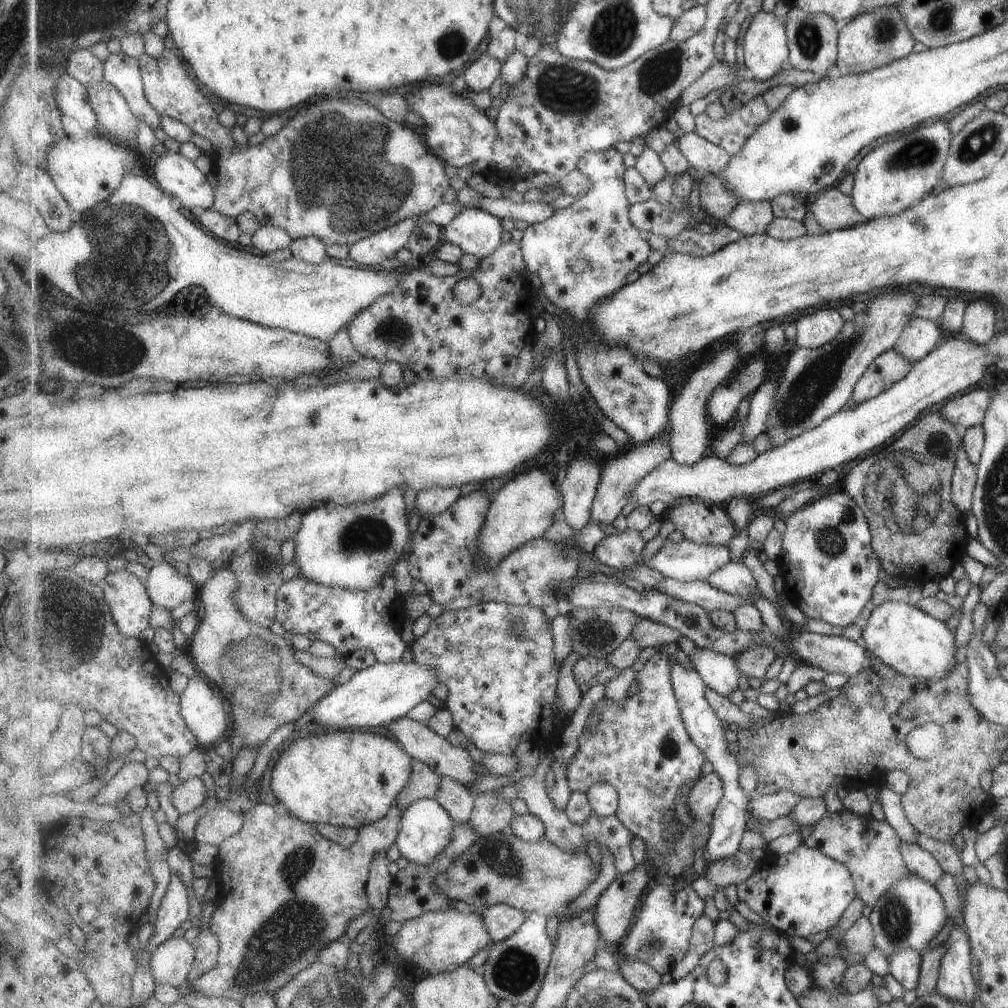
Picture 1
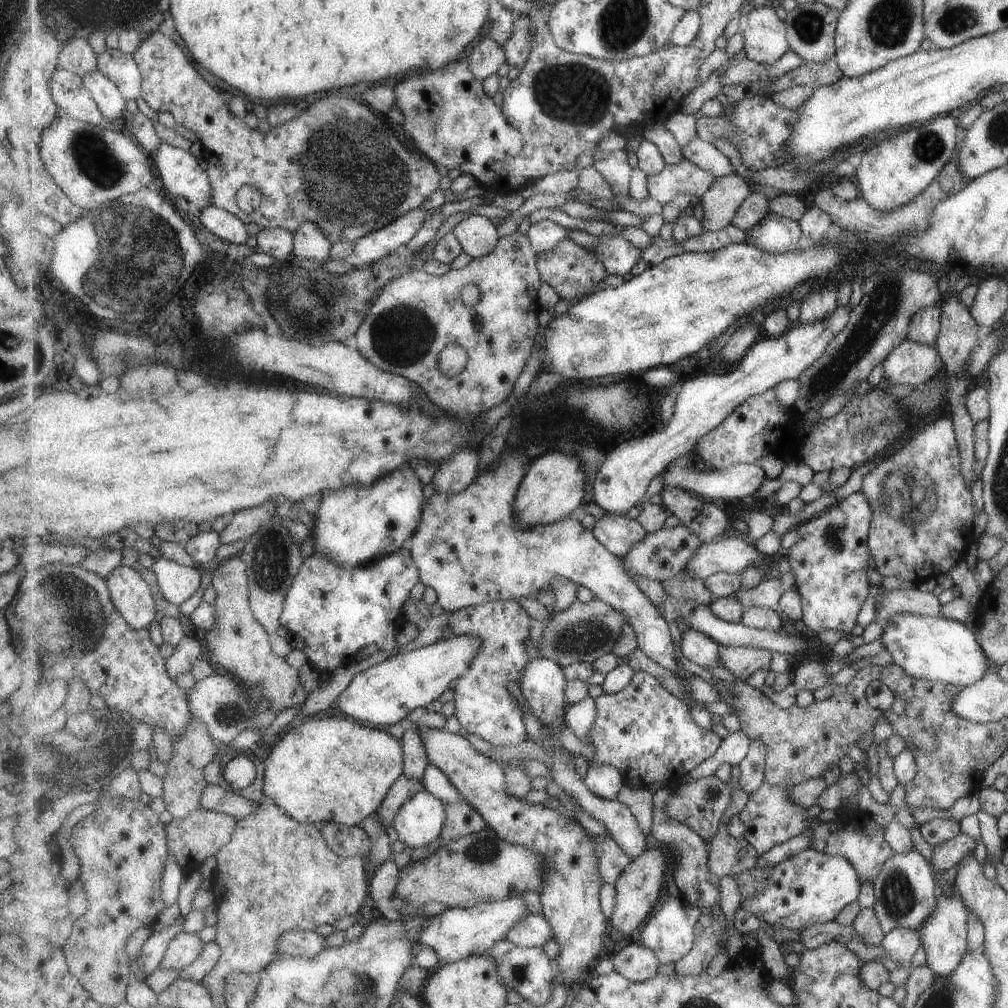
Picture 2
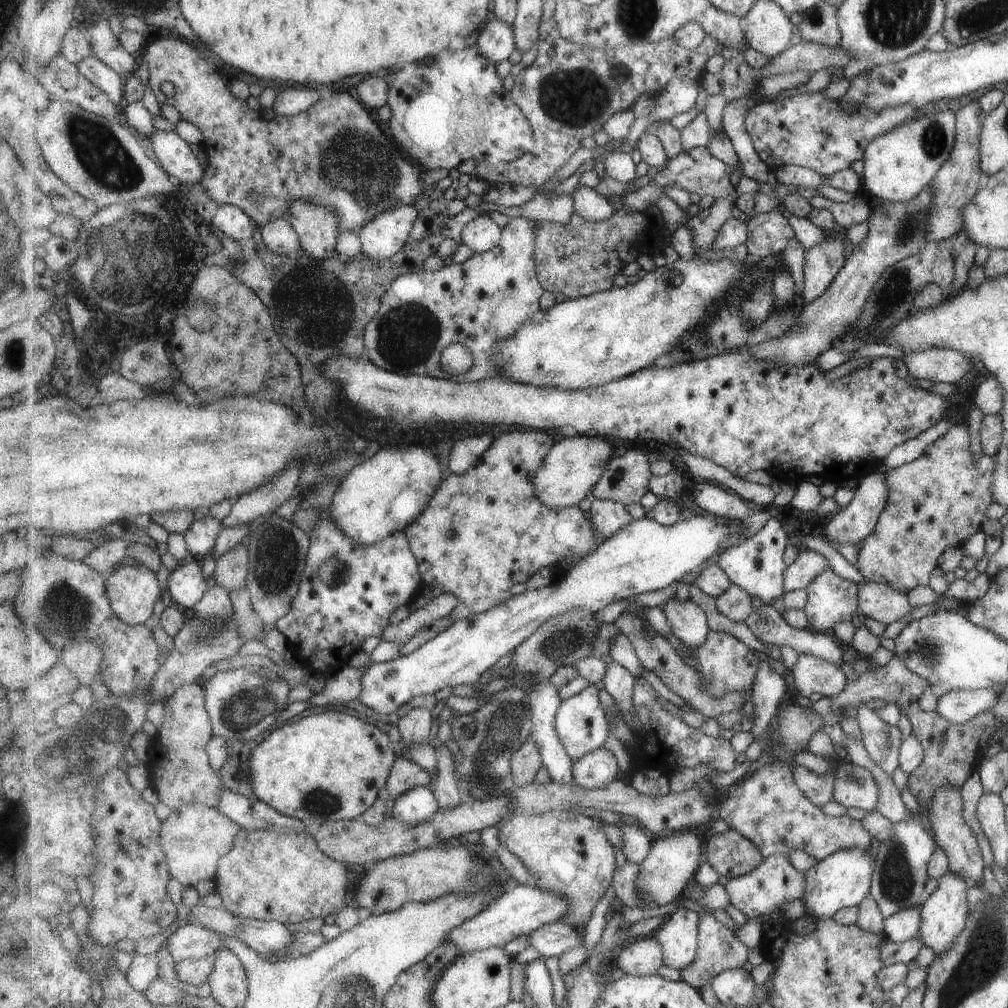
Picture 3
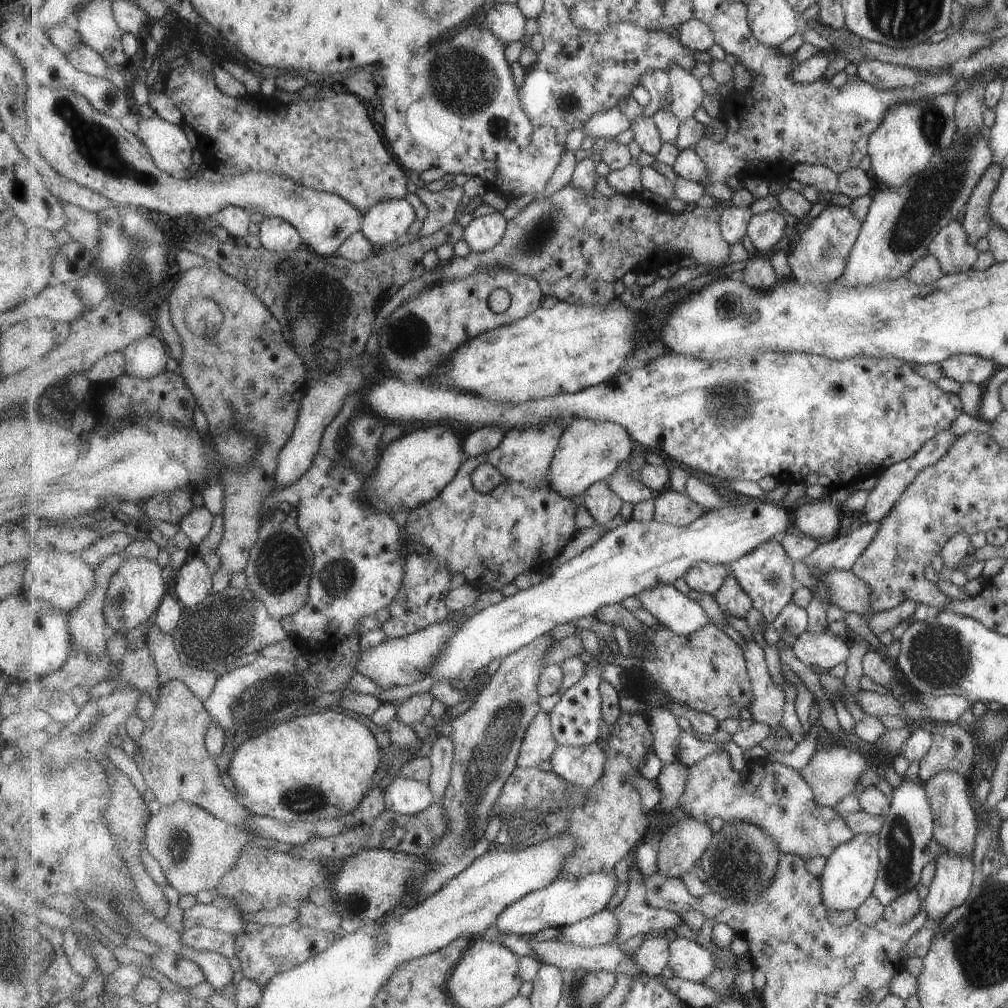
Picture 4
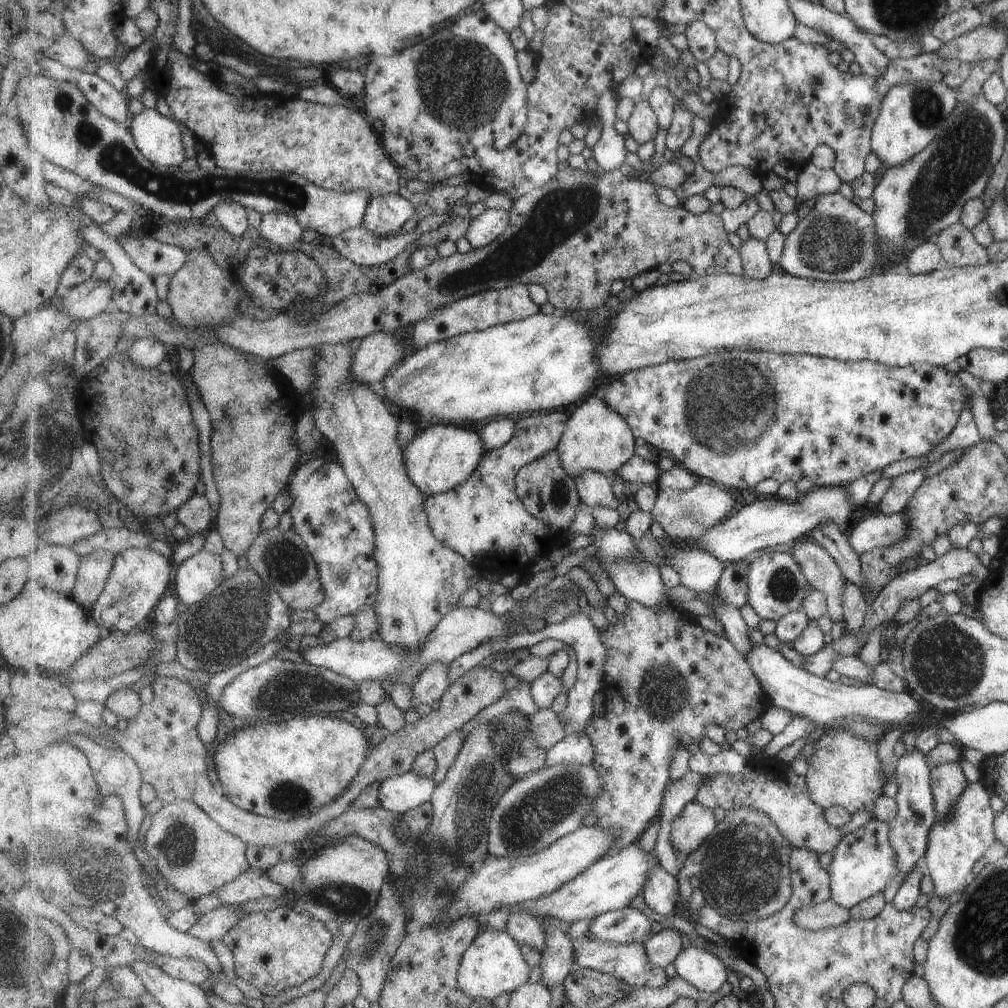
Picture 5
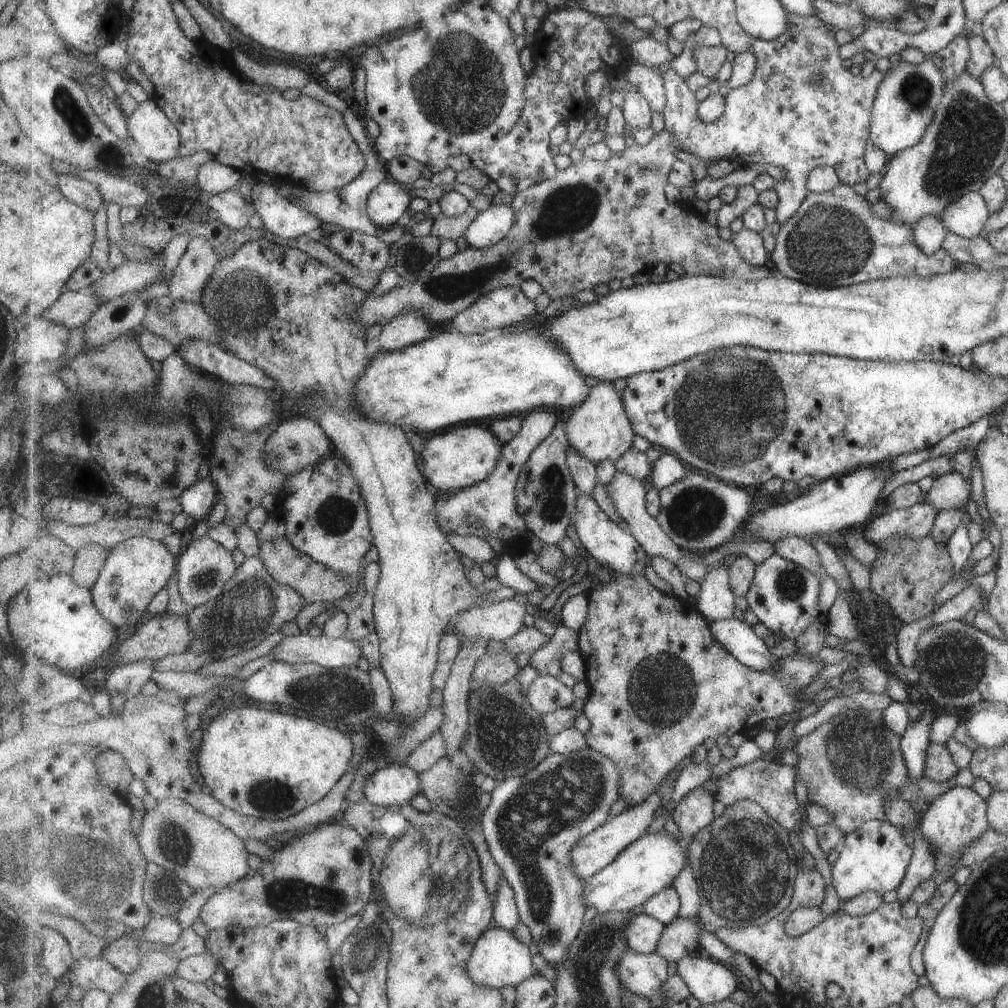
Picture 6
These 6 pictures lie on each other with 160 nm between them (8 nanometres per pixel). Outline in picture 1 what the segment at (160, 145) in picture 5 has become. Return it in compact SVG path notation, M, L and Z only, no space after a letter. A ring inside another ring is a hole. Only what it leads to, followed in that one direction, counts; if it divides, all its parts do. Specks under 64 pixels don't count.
M169 151L165 156L160 156L155 176L165 193L180 199L191 212L212 209L215 204L216 188L183 154Z

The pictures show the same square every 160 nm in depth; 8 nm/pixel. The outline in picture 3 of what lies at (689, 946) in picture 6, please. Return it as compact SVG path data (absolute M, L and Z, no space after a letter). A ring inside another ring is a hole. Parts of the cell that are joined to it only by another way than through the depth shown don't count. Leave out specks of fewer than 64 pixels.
M653 935L632 940L620 952L616 963L627 975L657 975L664 964L663 946Z

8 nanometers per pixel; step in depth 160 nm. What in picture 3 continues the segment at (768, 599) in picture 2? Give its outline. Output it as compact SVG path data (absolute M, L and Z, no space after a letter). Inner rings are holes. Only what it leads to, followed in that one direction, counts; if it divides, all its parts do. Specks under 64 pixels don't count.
M805 550L786 569L785 592L796 589L807 589L825 568L829 568L829 560L813 550Z

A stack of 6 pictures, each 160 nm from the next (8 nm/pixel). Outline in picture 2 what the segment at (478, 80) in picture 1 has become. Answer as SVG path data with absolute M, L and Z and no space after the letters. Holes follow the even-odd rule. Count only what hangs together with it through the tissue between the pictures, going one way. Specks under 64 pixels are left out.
M489 36L483 38L468 57L471 72L483 82L497 74L497 70L506 63L506 49Z

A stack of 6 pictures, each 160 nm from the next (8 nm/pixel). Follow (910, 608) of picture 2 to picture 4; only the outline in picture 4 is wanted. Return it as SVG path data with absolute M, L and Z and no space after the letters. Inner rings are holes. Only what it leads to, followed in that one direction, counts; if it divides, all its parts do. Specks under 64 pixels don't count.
M831 568L823 574L823 582L827 582L831 590L831 605L834 604L843 612L853 612L867 616L869 612L869 588L867 584L854 576L850 571Z

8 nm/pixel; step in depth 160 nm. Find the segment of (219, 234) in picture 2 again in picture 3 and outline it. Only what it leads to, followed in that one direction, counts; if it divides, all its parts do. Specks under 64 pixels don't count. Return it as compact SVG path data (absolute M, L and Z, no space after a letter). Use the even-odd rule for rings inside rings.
M217 205L211 224L215 231L230 236L235 241L251 238L257 225L254 220L235 205Z

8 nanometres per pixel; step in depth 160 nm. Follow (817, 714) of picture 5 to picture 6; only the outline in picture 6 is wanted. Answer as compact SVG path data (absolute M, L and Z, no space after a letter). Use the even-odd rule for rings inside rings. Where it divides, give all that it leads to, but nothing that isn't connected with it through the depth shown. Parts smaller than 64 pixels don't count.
M734 617L718 618L710 623L710 627L720 644L744 665L756 671L775 669L774 666L778 665L779 659L769 652L767 644L744 620Z

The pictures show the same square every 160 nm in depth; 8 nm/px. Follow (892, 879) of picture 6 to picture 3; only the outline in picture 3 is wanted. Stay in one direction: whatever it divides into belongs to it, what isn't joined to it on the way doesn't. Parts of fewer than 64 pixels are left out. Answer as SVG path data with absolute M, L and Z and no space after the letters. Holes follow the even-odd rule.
M857 848L836 850L831 856L818 861L817 866L803 872L806 874L805 882L807 882L805 896L802 899L806 914L815 921L828 921L839 909L857 906L867 896L873 877L869 849L867 848L865 852Z

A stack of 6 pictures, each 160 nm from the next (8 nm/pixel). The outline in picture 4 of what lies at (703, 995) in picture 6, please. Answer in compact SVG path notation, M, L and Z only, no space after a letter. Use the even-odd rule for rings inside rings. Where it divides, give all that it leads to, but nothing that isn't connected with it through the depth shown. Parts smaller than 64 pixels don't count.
M674 933L670 934L670 941L671 957L668 967L674 976L687 981L706 983L717 965L713 952L701 943Z

